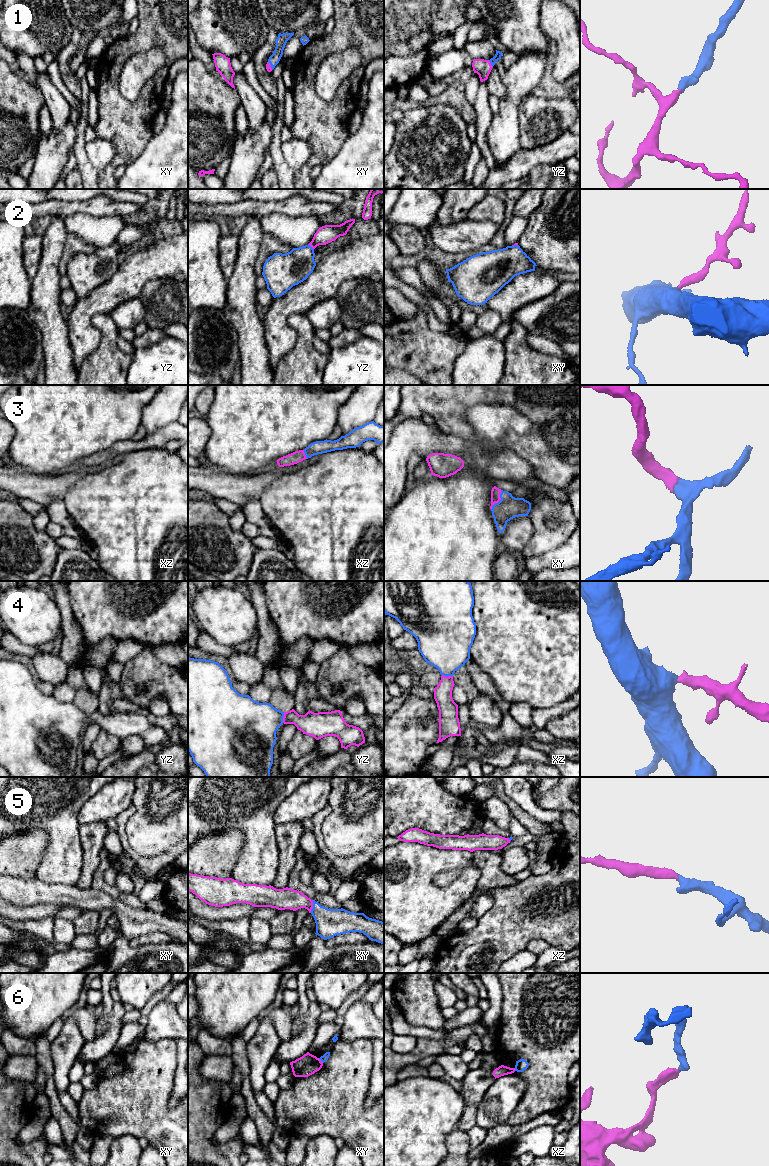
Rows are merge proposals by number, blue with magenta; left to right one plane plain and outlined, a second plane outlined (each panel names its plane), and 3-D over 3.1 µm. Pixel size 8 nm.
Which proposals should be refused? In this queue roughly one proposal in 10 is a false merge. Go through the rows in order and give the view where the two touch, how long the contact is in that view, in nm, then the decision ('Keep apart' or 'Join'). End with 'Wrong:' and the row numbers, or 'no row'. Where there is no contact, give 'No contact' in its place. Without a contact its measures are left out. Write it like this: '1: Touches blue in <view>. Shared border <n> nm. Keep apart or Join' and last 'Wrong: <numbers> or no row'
1: Touches blue in yz. Shared border 70 nm. Join
2: Touches blue in yz. Shared border 60 nm. Join
3: Touches blue in xy. Shared border 180 nm. Join
4: Touches blue in yz. Shared border 90 nm. Join
5: Touches blue in xy. Shared border 110 nm. Join
6: Touches blue in xy. Shared border 60 nm. Keep apart
Wrong: 6

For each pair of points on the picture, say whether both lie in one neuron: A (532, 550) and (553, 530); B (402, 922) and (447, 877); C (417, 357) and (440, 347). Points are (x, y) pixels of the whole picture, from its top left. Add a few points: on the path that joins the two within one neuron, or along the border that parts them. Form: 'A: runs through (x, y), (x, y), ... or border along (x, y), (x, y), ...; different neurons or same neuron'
A: runs through (537, 545), (548, 534); same neuron
B: border along (459, 872), (448, 884), (436, 885), (434, 883); different neurons
C: runs through (423, 354), (434, 353); same neuron

